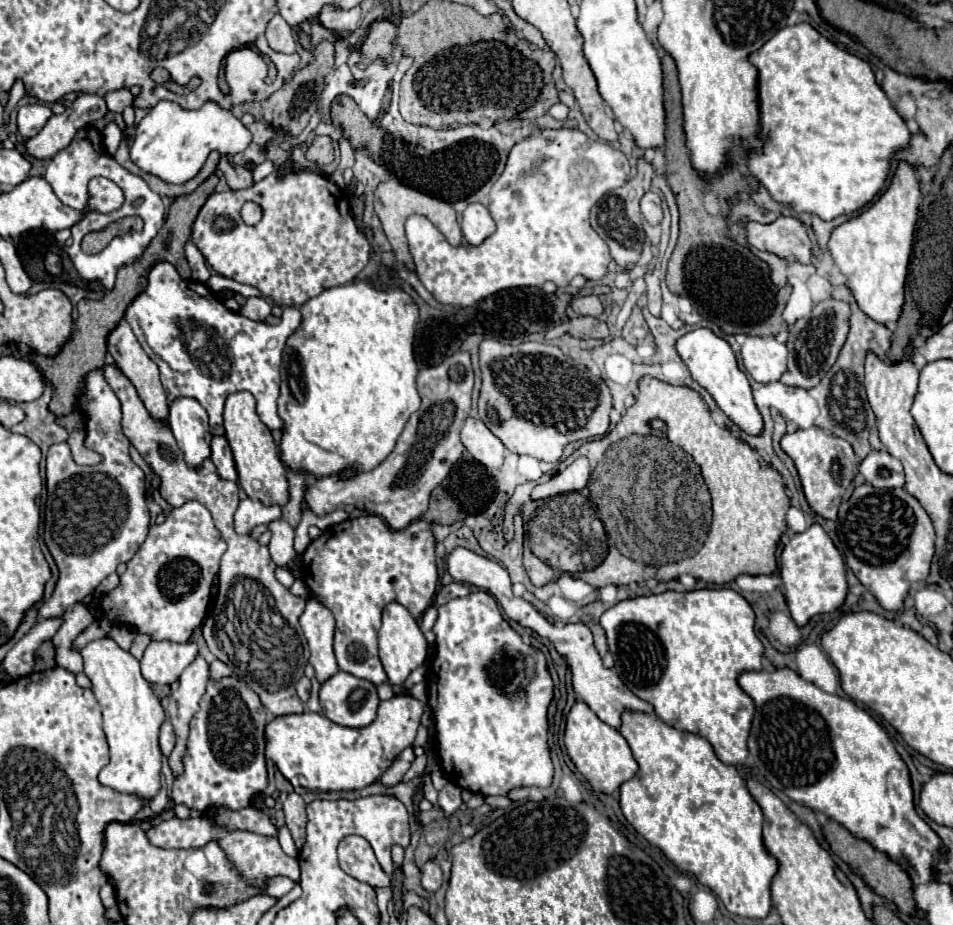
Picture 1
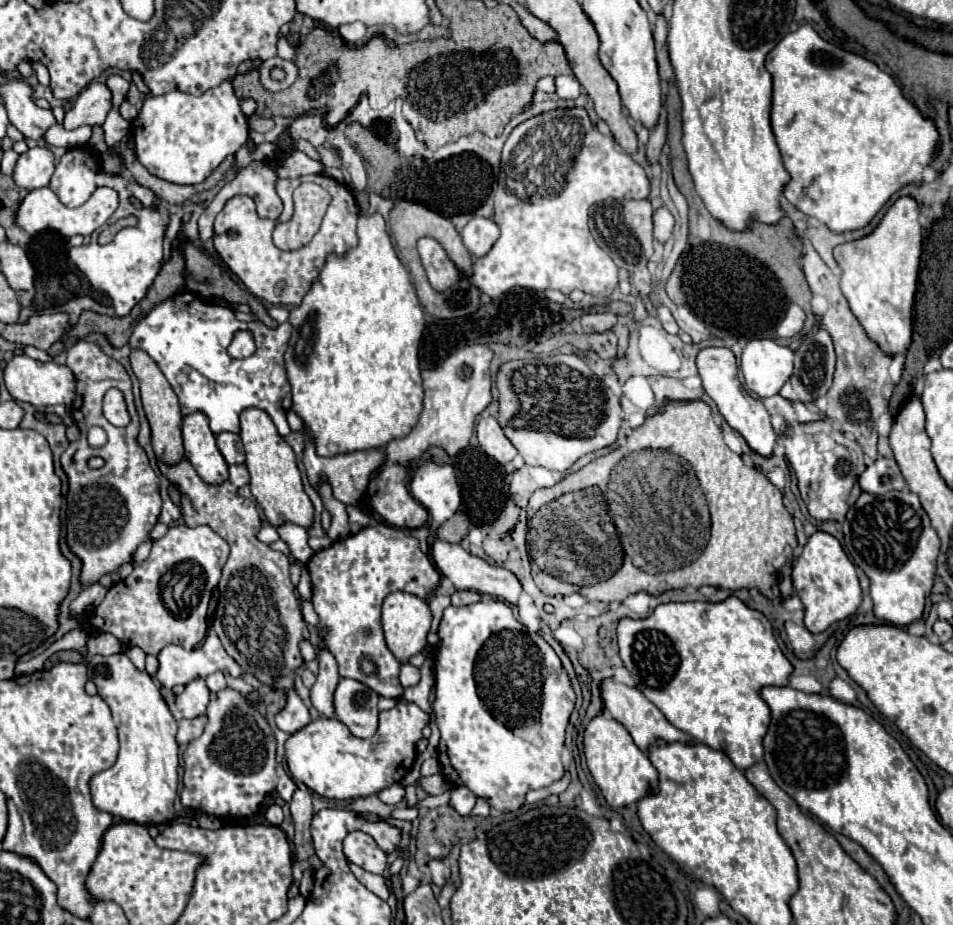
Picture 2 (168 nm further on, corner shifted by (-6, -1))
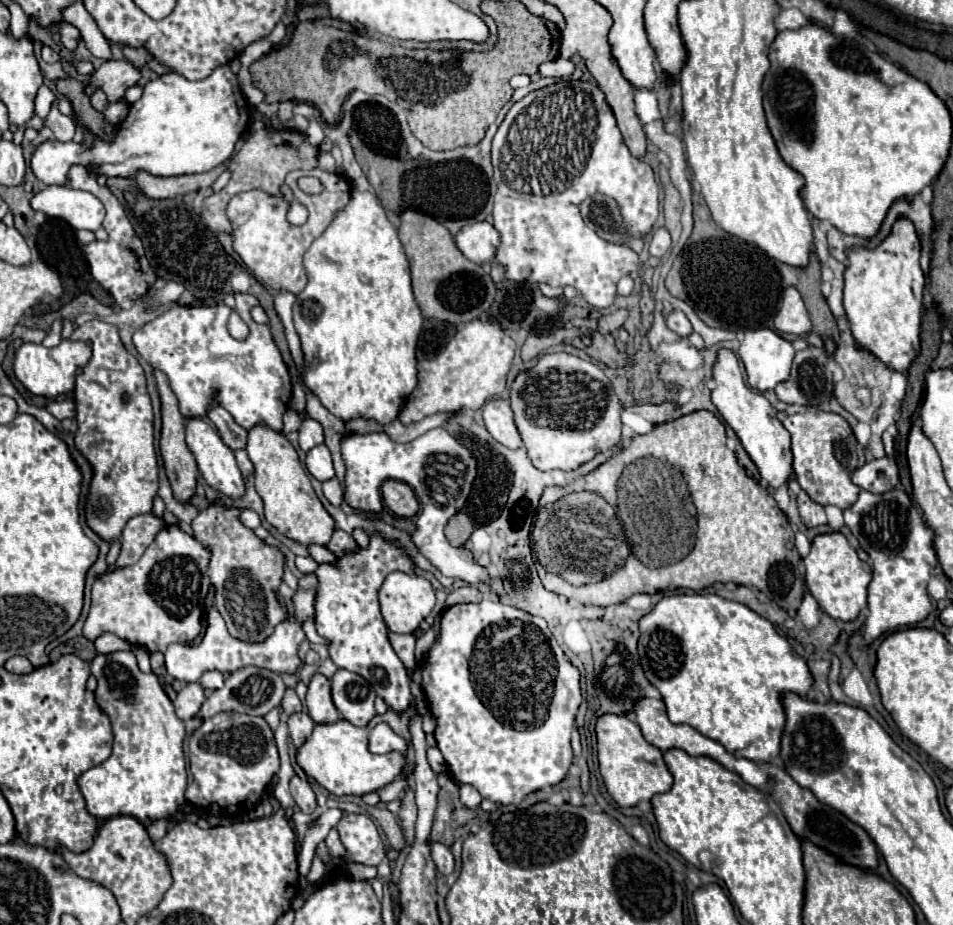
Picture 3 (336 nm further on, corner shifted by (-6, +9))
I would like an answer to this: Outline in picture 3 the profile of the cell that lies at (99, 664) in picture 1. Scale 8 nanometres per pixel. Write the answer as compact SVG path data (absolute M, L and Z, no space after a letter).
M132 651L96 655L90 663L98 681L94 691L98 707L108 715L114 733L112 755L98 767L78 777L86 811L96 819L130 815L142 823L170 817L186 803L186 761L184 761L184 721L174 713L174 705L164 693L154 673L144 675Z

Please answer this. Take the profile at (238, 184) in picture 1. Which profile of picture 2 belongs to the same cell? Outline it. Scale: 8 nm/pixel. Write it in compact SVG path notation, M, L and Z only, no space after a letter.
M252 161L248 167L244 167L242 171L238 171L238 175L236 175L232 181L228 181L228 183L218 191L218 195L210 201L210 205L208 205L208 207L204 209L204 213L200 215L200 219L198 219L200 241L208 241L208 239L214 235L214 231L212 231L214 217L222 211L224 203L226 203L230 197L234 197L234 195L248 195L248 197L252 197L254 203L256 203L256 211L258 211L258 215L276 219L276 217L282 213L282 201L280 201L280 197L276 195L274 185L276 185L276 173L272 171L272 165L266 163L266 161Z

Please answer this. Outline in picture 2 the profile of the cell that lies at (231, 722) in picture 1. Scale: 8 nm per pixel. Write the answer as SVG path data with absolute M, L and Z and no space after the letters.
M226 687L222 691L210 693L210 705L206 709L206 727L204 733L190 741L184 749L184 777L180 801L184 807L216 815L216 817L250 817L258 811L258 805L268 793L276 789L276 739L266 717L258 713L250 701Z

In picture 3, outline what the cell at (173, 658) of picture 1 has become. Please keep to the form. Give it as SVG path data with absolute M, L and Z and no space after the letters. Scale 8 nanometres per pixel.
M304 575L298 579L298 587L294 591L292 597L292 605L294 605L294 613L288 615L282 623L276 625L274 633L270 637L266 637L266 641L262 643L250 643L250 641L240 641L236 637L230 637L226 623L222 619L222 615L218 613L216 607L210 609L210 625L206 627L204 639L200 645L178 645L172 643L168 647L166 655L166 669L168 673L178 679L178 681L186 681L186 683L194 683L202 677L202 673L210 671L210 669L218 669L220 673L232 673L240 667L246 665L256 665L256 667L264 667L276 673L296 673L302 667L302 659L298 657L298 647L304 641L304 631L302 631L302 623L308 619L314 619L314 601L316 601L316 593L318 593L318 579L316 575Z

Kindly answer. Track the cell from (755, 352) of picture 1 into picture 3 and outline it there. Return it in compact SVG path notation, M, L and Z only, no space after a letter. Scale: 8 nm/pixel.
M756 329L744 335L740 359L746 367L748 383L758 391L766 391L790 377L794 347L772 329Z

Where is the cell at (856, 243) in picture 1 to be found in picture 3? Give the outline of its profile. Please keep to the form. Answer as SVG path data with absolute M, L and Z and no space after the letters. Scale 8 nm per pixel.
M900 219L890 237L876 249L848 251L850 267L844 271L844 309L858 347L872 353L888 369L906 373L920 355L920 317L924 273L920 267L920 239L908 219Z

